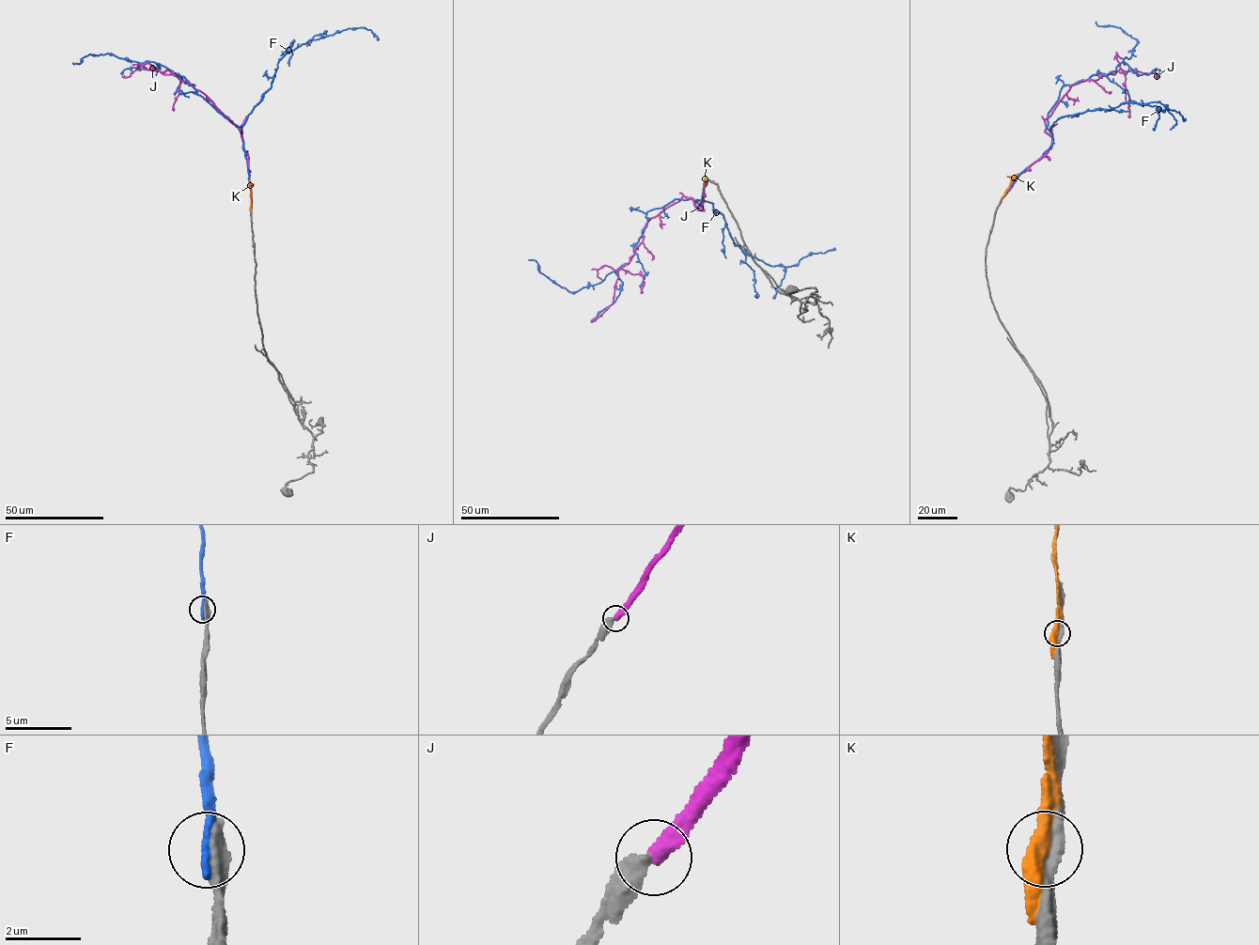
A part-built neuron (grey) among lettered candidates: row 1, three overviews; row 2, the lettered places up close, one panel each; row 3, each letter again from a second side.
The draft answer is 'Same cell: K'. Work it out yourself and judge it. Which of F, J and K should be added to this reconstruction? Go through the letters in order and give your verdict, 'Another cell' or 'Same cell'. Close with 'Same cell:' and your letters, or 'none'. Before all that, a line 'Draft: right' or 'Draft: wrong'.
Draft: wrong
F: Another cell
J: Another cell
K: Another cell
Same cell: none

